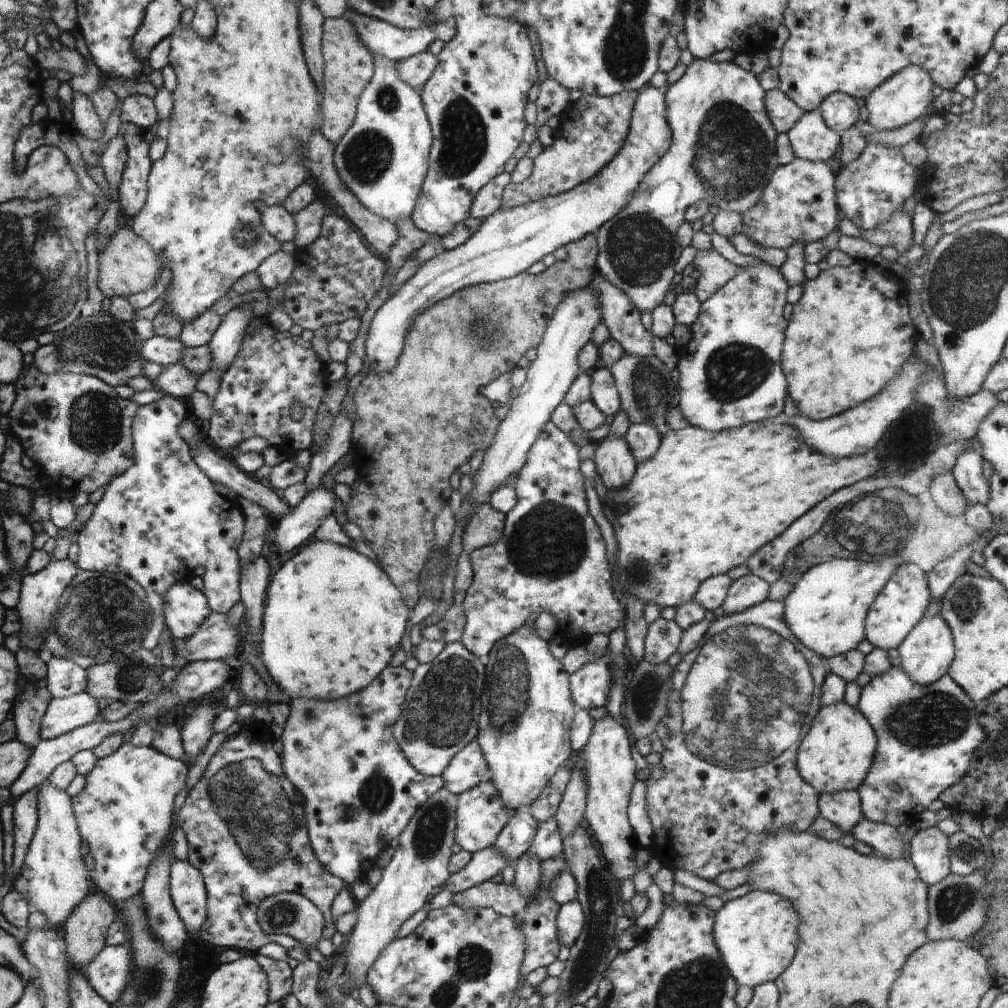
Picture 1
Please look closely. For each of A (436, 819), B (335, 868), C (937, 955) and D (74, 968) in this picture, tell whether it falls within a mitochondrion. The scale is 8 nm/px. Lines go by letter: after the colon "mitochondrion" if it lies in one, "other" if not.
A: mitochondrion
B: other
C: other
D: other

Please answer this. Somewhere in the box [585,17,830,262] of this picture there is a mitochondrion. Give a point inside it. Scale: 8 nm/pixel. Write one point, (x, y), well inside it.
(730, 156)

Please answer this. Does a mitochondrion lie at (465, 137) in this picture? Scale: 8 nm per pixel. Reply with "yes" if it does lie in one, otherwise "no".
yes

